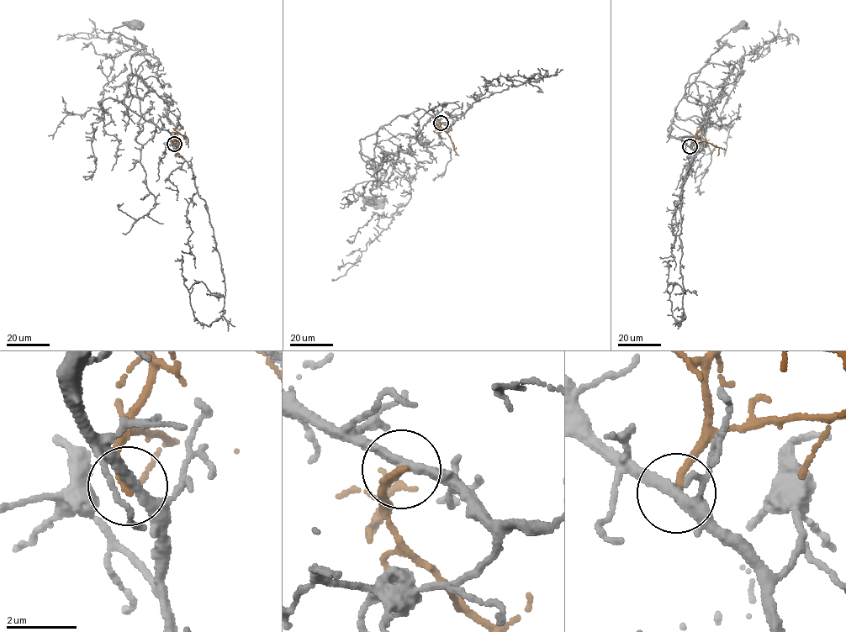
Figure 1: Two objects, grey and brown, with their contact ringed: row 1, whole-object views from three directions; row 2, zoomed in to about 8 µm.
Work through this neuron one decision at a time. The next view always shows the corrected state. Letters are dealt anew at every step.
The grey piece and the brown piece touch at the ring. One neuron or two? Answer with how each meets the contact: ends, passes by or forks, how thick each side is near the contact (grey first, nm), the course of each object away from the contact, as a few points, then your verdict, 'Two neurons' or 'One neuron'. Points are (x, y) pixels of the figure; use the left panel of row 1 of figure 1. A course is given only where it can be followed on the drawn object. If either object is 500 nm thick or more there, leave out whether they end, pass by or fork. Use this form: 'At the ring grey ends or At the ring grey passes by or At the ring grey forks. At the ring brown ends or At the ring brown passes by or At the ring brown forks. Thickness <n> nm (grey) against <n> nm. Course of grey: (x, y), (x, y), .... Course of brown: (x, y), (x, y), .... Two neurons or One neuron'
At the ring grey passes by. At the ring brown ends. Thickness 280 nm (grey) against 240 nm. Course of grey: (174, 144), (169, 132), (124, 103), (129, 60), (144, 45), (113, 29), (136, 23). Course of brown: (174, 144), (174, 140), (179, 141), (176, 157). Two neurons

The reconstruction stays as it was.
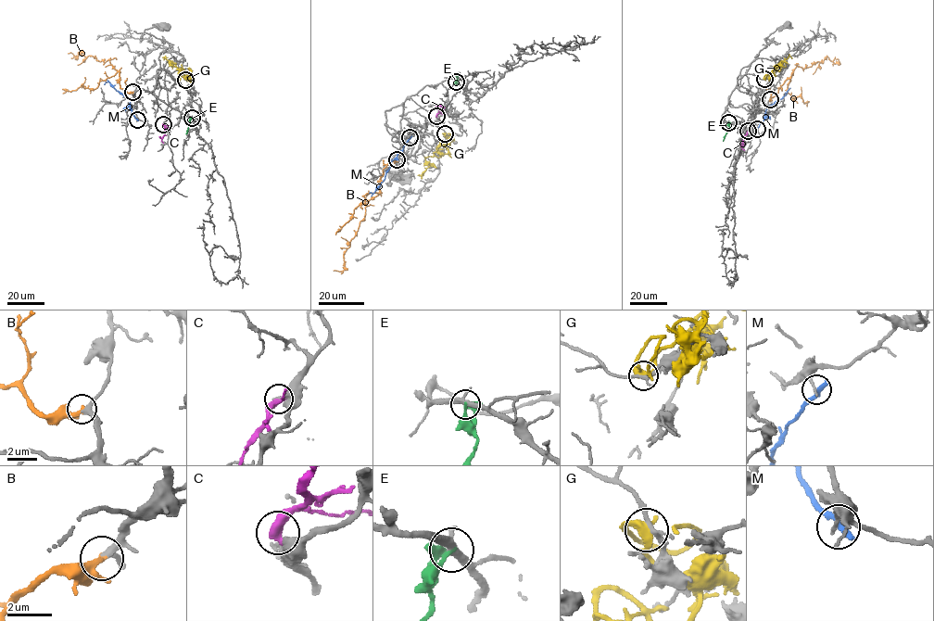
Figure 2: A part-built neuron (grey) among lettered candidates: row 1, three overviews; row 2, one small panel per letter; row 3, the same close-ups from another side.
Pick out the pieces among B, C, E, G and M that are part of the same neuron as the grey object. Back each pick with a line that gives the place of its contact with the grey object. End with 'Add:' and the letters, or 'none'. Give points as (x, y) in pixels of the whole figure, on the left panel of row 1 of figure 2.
B: Touches grey at (132, 92)
Add: B

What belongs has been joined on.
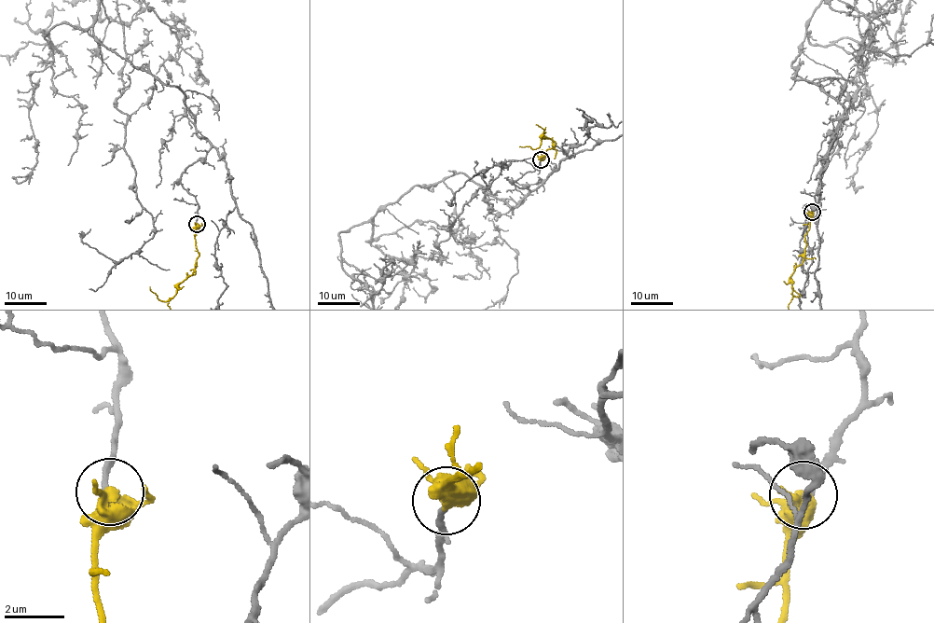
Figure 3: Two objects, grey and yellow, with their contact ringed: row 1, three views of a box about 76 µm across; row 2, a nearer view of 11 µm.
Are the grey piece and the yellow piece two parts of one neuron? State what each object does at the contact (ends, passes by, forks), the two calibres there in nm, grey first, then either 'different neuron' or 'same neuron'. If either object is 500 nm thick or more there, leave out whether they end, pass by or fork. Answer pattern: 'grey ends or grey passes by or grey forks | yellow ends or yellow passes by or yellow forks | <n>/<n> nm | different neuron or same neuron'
grey ends | yellow forks | 170/320 nm | same neuron

